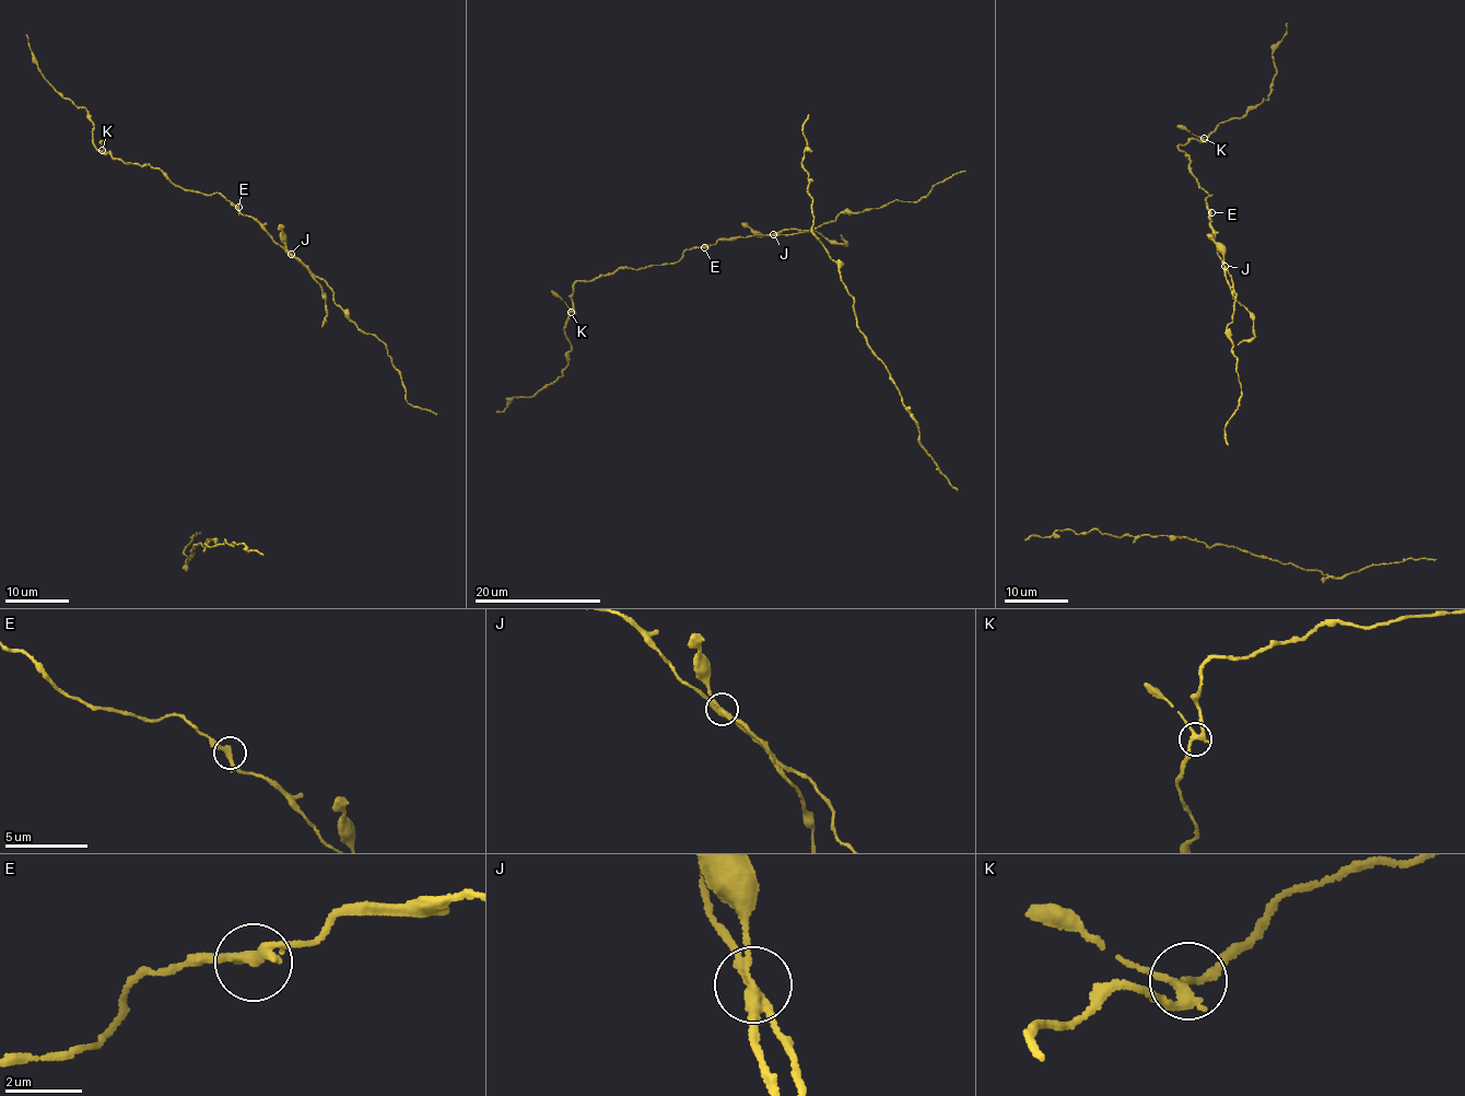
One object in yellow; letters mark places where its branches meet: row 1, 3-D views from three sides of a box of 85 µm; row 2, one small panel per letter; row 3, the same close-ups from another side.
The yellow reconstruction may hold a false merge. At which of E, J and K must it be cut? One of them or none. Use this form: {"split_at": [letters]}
{"split_at": ["J"]}

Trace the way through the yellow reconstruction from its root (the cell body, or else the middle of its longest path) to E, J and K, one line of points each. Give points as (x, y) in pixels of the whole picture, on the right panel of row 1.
E: (1238, 374), (1237, 357), (1231, 351), (1233, 344), (1227, 328), (1237, 294), (1216, 249), (1209, 226), (1211, 212)
J: (1238, 374), (1237, 357), (1231, 351), (1233, 344), (1227, 328), (1237, 294), (1225, 266)
K: (1238, 374), (1227, 328), (1237, 294), (1209, 226), (1205, 205), (1212, 196), (1178, 148), (1204, 138)

